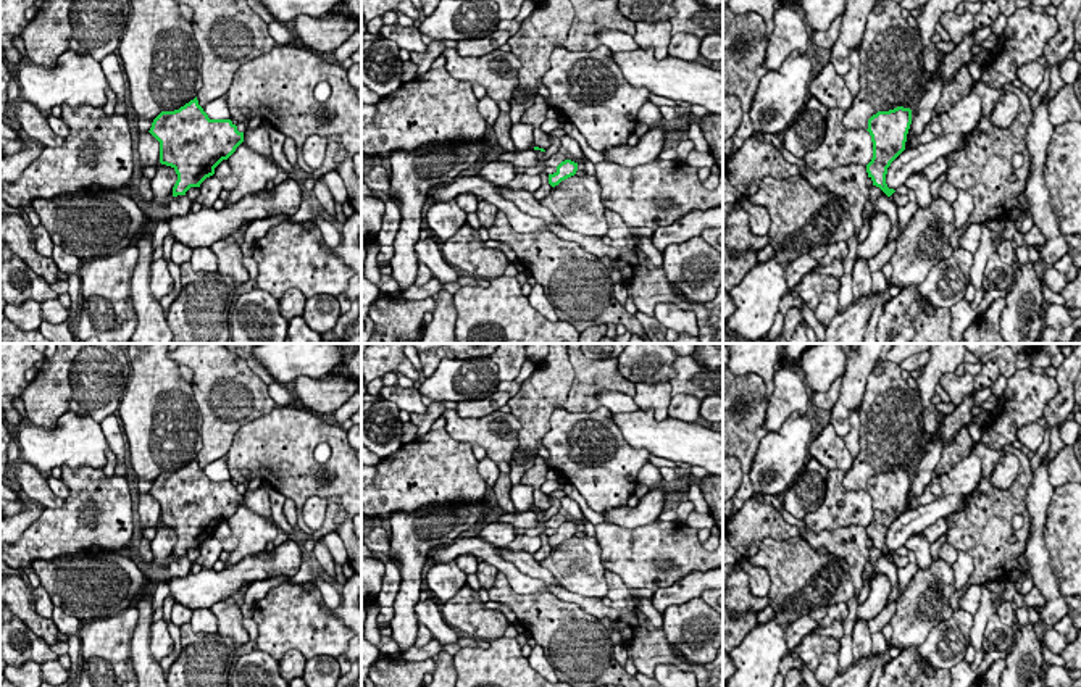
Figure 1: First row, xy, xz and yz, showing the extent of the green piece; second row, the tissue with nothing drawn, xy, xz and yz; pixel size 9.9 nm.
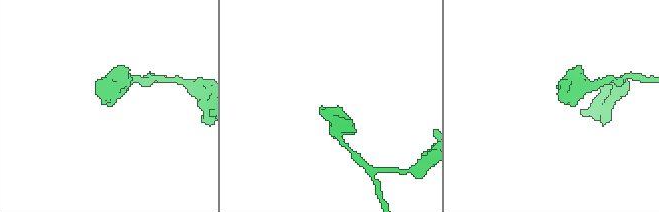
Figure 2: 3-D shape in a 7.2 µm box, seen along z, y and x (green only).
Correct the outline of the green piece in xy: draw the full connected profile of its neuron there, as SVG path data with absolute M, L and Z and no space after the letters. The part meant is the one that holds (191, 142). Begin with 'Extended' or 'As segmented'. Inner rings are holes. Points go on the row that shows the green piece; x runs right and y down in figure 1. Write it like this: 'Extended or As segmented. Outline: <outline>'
As segmented. Outline: M197 97L179 110L161 111L148 132L160 142L160 163L177 174L173 197L200 187L244 142L231 119L210 119Z

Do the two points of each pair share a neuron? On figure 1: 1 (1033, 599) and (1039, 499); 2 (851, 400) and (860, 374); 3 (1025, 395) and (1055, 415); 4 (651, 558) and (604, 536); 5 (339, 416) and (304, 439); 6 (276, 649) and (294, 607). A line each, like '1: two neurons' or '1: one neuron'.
1: two neurons
2: one neuron
3: two neurons
4: one neuron
5: two neurons
6: one neuron

